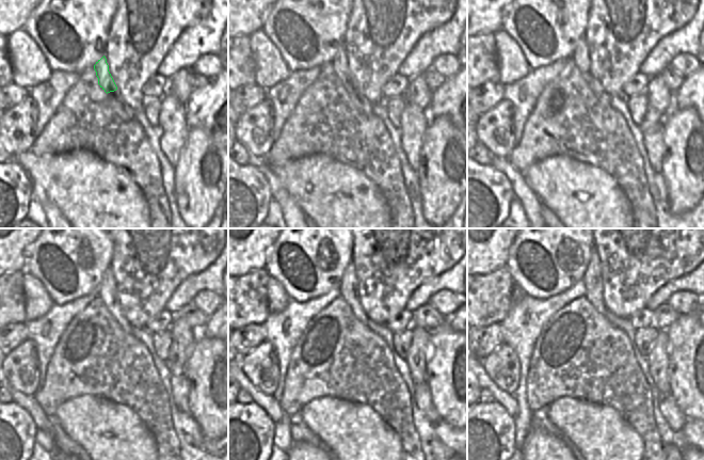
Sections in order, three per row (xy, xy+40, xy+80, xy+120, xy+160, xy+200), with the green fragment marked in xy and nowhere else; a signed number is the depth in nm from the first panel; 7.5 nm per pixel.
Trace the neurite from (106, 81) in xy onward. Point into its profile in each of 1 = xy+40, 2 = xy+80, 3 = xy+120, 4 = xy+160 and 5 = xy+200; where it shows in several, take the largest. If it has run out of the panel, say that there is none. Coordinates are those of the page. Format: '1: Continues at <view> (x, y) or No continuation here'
1: Continues at xy+40 (340, 61)
2: Continues at xy+80 (580, 56)
3: Continues at xy+120 (106, 291)
4: Continues at xy+160 (348, 287)
5: Continues at xy+200 (593, 287).

